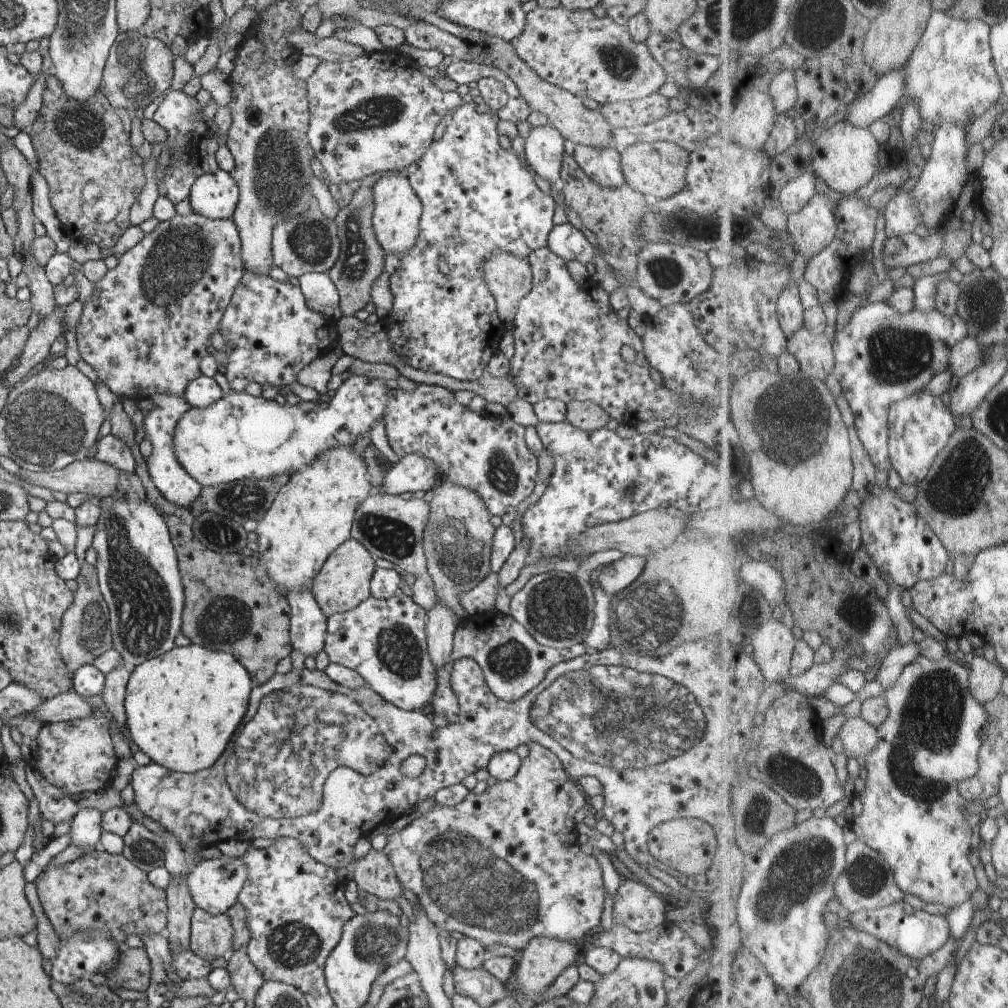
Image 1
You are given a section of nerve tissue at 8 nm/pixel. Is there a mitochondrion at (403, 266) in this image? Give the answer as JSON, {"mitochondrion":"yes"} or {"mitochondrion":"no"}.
{"mitochondrion":"no"}

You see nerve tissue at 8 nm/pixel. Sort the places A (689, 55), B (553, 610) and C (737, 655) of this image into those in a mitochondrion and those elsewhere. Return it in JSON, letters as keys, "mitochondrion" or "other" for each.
{"A":"other","B":"mitochondrion","C":"other"}

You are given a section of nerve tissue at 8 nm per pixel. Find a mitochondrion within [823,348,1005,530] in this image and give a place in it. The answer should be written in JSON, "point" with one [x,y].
{"point":[962,478]}

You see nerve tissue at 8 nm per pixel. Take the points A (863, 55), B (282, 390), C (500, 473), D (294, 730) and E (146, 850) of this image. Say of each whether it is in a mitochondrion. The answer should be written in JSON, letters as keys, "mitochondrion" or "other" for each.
{"A":"other","B":"other","C":"mitochondrion","D":"mitochondrion","E":"mitochondrion"}

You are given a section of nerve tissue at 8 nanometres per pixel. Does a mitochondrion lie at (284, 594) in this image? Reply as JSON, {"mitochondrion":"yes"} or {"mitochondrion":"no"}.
{"mitochondrion":"no"}

